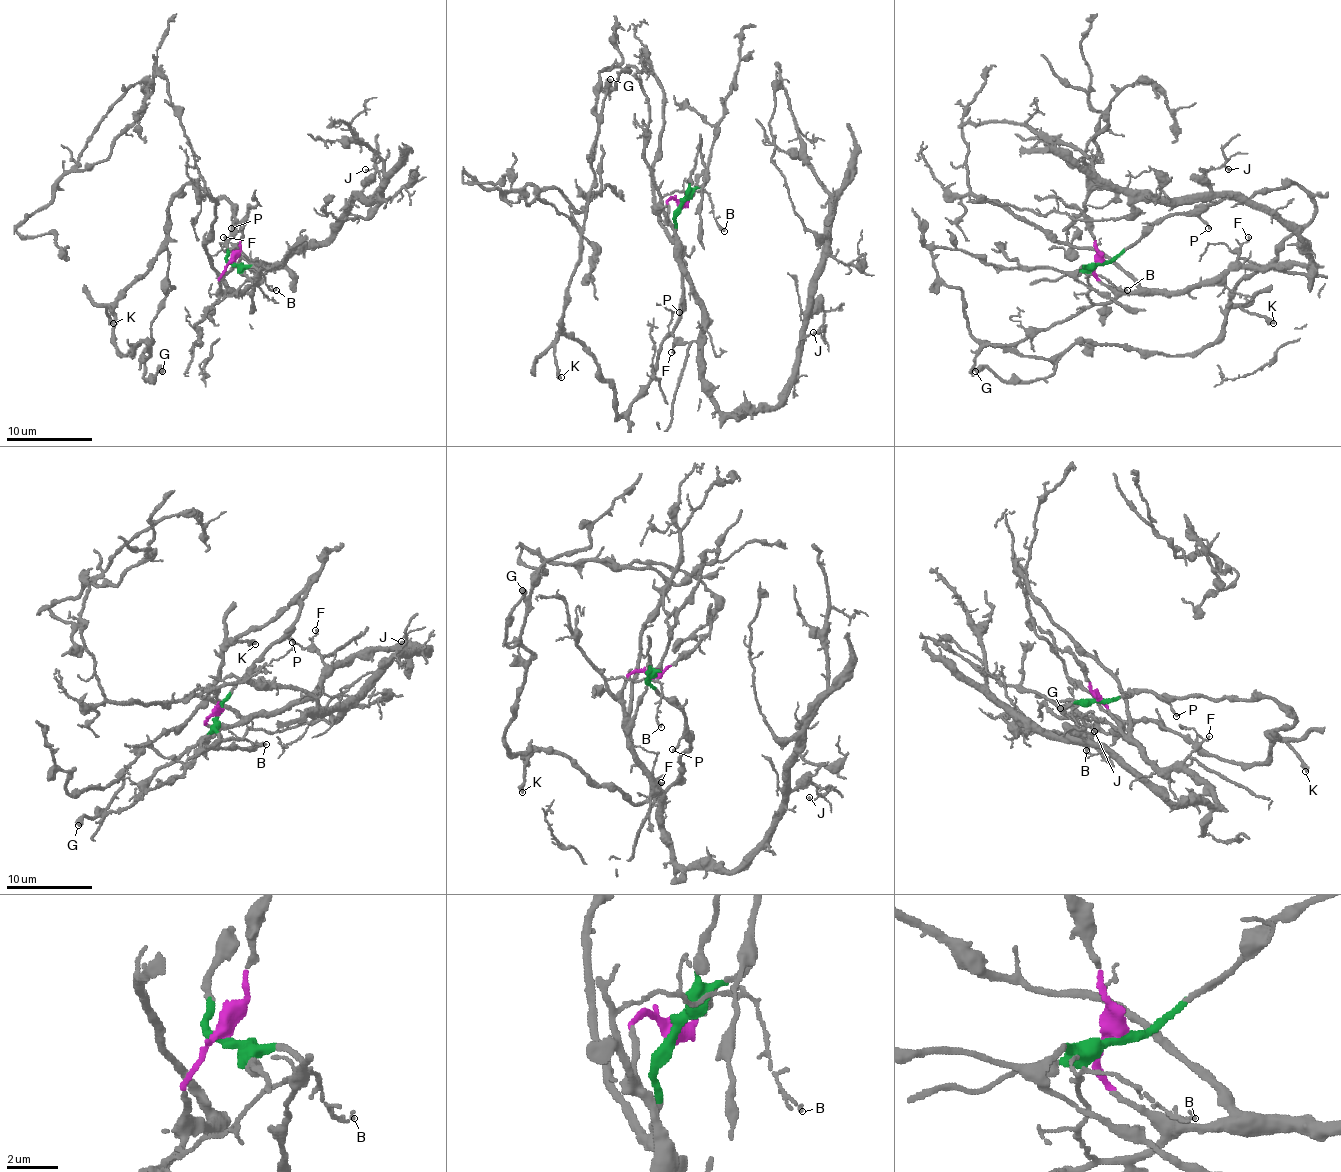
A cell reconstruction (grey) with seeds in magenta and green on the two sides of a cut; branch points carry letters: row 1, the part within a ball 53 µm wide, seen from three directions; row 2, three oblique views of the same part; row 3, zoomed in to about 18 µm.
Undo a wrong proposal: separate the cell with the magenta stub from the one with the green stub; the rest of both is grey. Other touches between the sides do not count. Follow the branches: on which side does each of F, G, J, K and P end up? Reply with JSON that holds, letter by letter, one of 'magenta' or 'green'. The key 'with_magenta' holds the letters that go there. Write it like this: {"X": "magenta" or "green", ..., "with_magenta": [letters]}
{"F": "magenta", "G": "green", "J": "magenta", "K": "green", "P": "green", "with_magenta": ["F", "J"]}

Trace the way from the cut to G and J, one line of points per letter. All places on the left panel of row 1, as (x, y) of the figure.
G: (231, 262), (231, 204), (186, 185), (165, 247), (113, 310), (118, 352), (145, 342), (145, 378), (163, 372)
J: (231, 262), (219, 284), (225, 292), (240, 292), (253, 282), (255, 267), (320, 245), (375, 170), (365, 170)

